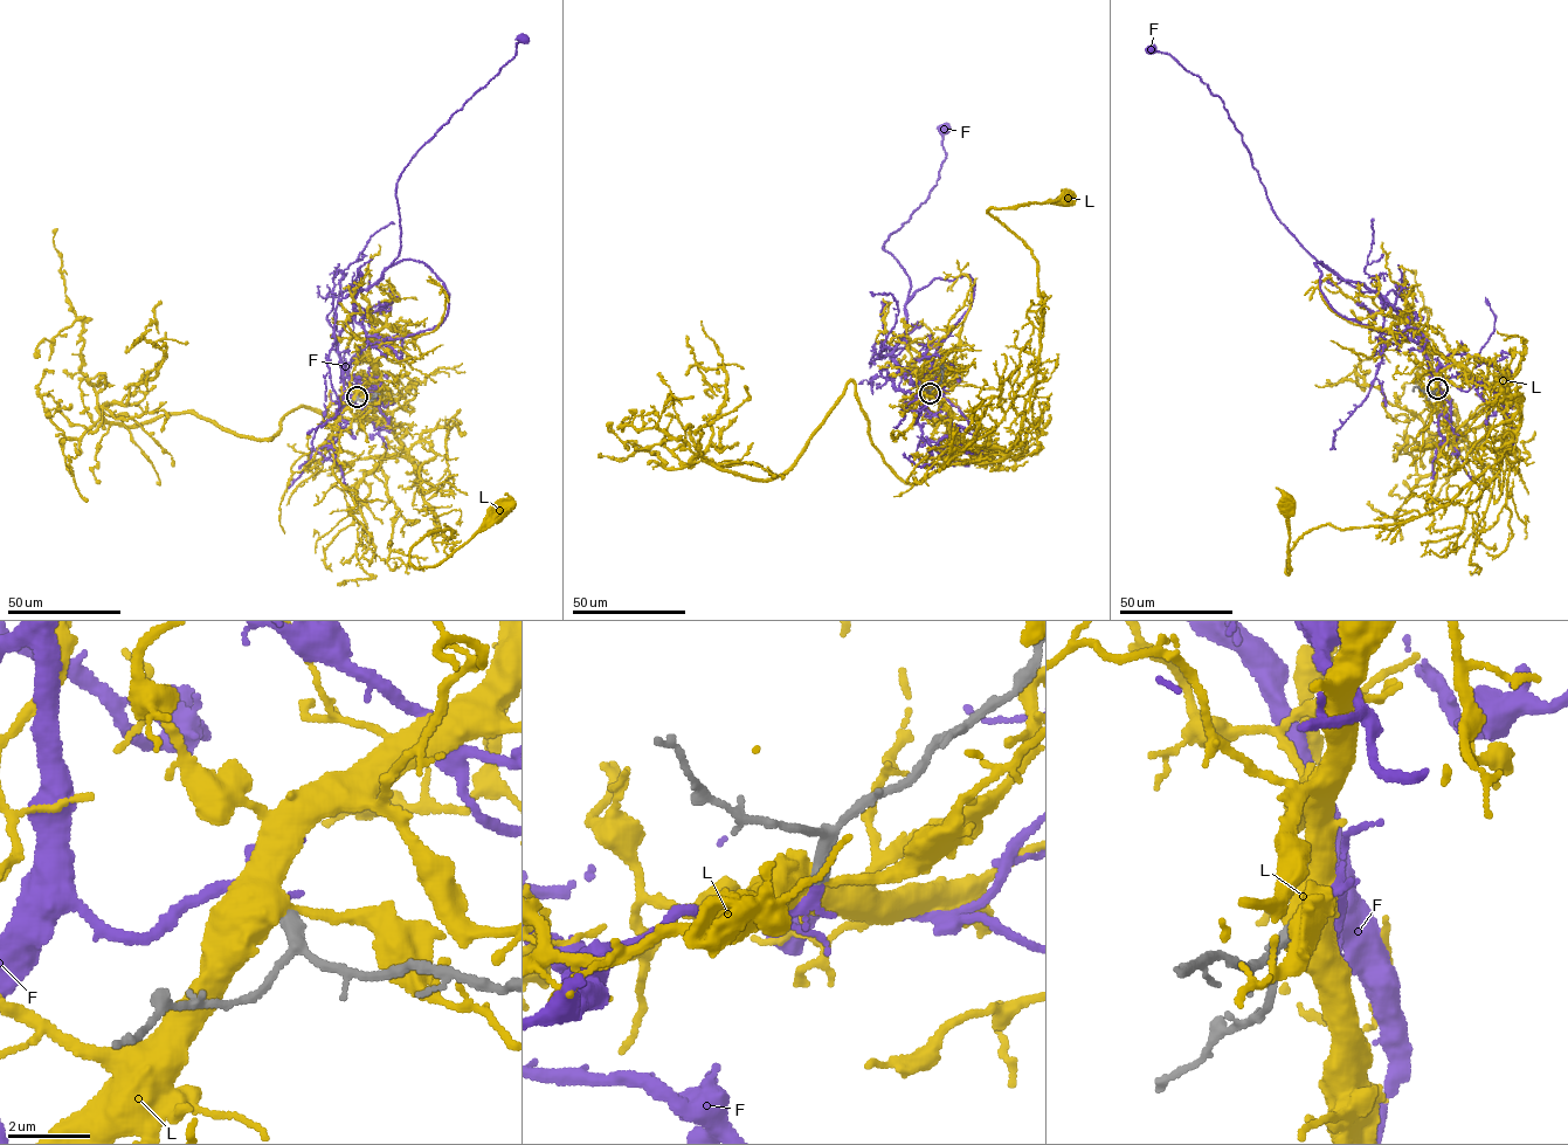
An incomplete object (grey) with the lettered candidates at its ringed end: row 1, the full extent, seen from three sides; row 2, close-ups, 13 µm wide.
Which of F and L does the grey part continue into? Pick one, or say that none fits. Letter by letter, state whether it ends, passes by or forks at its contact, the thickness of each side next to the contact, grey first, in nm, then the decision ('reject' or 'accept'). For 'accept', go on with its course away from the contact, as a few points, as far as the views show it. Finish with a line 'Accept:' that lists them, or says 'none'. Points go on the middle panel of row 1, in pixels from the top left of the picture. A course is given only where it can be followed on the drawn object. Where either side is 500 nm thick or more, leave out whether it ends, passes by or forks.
F: it ends | 400/280 nm | accept | via (928, 393), (916, 398), (895, 385), (892, 352), (911, 284), (882, 248), (937, 184), (945, 129)
L: 440/500 nm | reject
Accept: F

